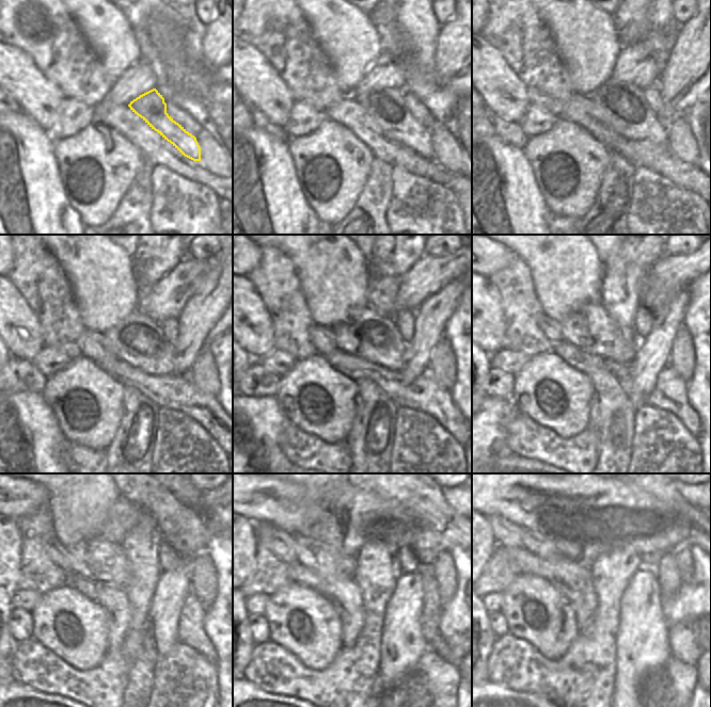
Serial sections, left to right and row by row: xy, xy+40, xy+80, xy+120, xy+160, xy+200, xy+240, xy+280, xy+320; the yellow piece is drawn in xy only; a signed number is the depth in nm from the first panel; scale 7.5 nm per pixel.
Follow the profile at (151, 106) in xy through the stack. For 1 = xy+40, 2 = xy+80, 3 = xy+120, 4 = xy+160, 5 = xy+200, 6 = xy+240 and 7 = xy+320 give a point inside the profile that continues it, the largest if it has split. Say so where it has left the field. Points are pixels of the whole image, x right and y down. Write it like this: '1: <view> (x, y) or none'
1: xy+40 (388, 108)
2: xy+80 (623, 108)
3: xy+120 (139, 340)
4: xy+160 (369, 335)
5: xy+200 (589, 328)
6: xy+240 (103, 562)
7: xy+320 (533, 542)

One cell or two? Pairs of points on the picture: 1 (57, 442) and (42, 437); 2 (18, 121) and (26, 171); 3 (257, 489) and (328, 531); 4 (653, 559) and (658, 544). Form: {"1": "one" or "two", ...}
{"1": "one", "2": "one", "3": "one", "4": "two"}

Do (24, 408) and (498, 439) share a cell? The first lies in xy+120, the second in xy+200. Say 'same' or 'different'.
same

